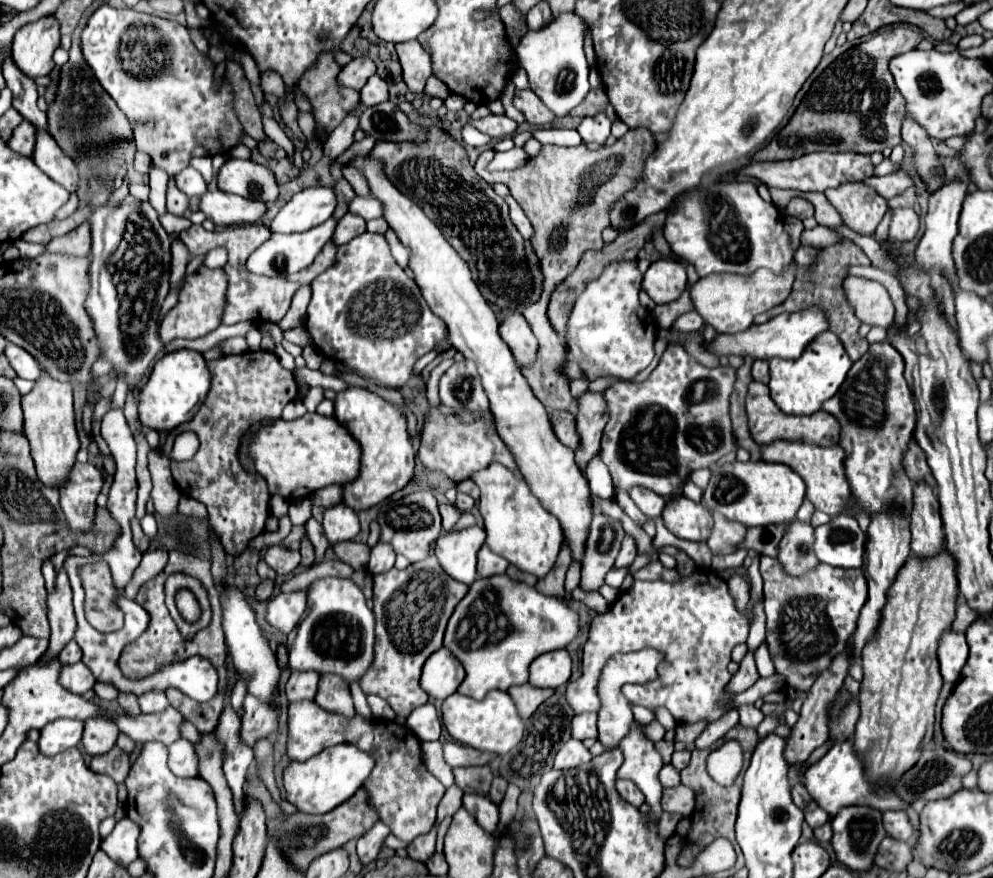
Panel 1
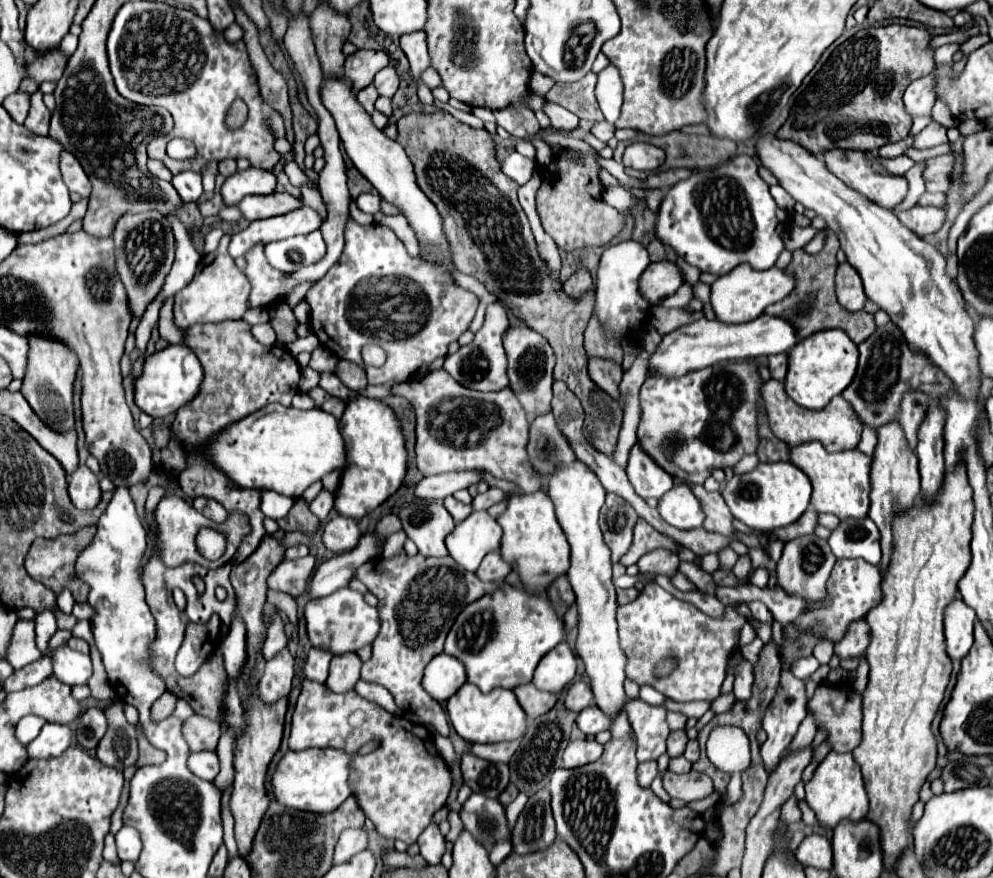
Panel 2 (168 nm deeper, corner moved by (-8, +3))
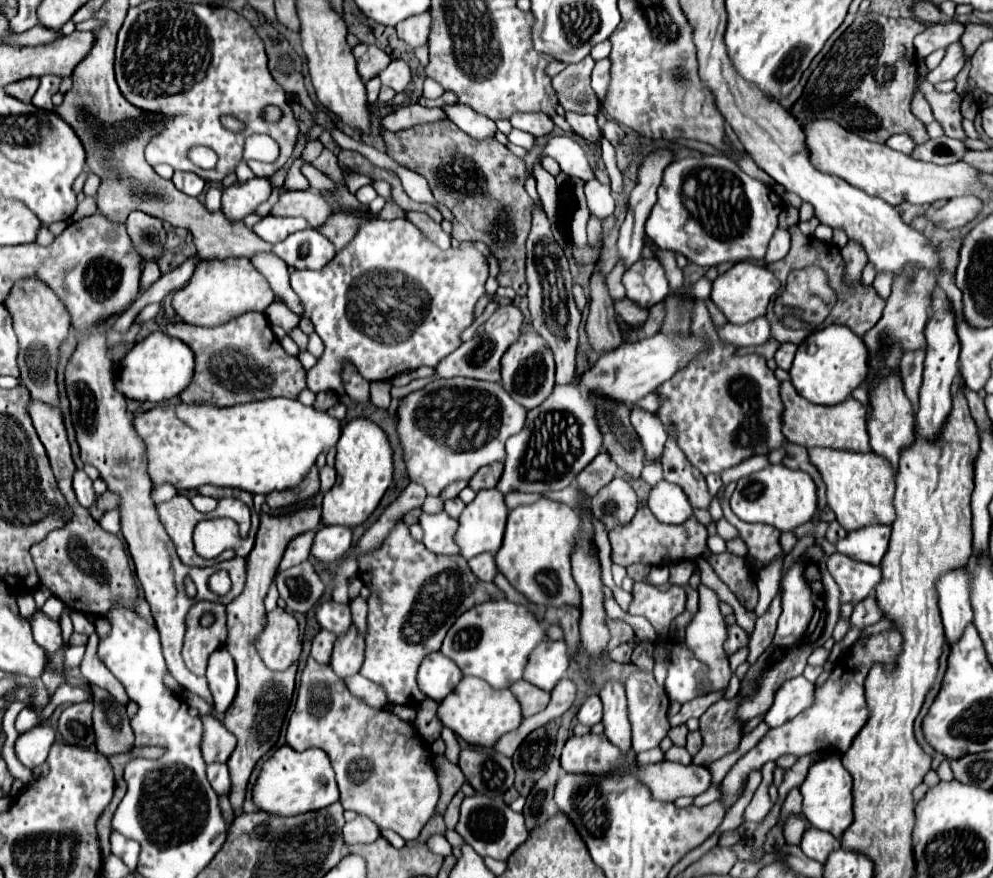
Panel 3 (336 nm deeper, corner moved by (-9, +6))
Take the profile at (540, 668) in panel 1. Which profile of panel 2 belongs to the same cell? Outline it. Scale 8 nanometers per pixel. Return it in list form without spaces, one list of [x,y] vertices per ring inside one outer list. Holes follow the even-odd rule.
[[[560,643],[538,663],[532,683],[544,691],[562,691],[576,675],[576,657],[568,643]]]

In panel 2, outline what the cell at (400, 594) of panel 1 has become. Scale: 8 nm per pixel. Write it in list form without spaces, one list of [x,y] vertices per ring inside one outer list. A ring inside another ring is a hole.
[[[406,553],[392,559],[370,559],[356,569],[356,579],[378,597],[378,613],[382,621],[378,639],[372,643],[372,659],[362,665],[362,679],[386,687],[402,711],[416,713],[422,723],[434,725],[440,735],[448,737],[450,725],[446,713],[422,687],[422,675],[432,657],[444,651],[444,639],[456,615],[472,603],[472,599],[480,599],[480,595],[492,591],[496,583],[480,581],[476,573],[464,571],[450,557],[438,559],[438,569],[432,569],[434,579],[424,577],[430,569],[430,559],[422,555],[406,557]]]

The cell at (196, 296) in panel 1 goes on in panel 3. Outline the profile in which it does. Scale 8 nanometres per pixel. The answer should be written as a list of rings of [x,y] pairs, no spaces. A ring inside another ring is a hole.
[[[227,258],[227,260],[201,260],[189,280],[181,290],[173,296],[173,308],[179,318],[187,324],[197,326],[219,326],[229,320],[257,310],[263,312],[269,304],[273,304],[275,294],[265,280],[263,274],[255,270],[249,258]]]

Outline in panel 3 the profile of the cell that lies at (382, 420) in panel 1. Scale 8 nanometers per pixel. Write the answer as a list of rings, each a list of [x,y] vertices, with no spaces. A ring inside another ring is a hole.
[[[365,418],[351,420],[343,428],[341,438],[337,442],[335,468],[339,482],[335,482],[327,496],[323,496],[321,522],[325,526],[359,526],[373,514],[393,480],[393,450],[387,442],[385,432]]]

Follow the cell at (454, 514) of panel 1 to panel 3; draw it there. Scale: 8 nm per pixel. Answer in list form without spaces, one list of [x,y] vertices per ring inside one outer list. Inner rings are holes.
[[[451,498],[451,500],[445,502],[445,512],[447,512],[451,518],[459,518],[461,512],[463,512],[463,508],[465,508],[465,504],[463,504],[461,498]]]

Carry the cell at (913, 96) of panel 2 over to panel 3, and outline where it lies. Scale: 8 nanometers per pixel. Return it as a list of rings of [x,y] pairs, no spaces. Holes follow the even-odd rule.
[[[953,42],[947,50],[945,50],[945,58],[941,60],[941,64],[927,74],[927,80],[931,84],[937,84],[941,80],[951,80],[959,74],[959,70],[965,66],[967,62],[967,56],[965,56],[965,50],[961,46],[961,42]]]

